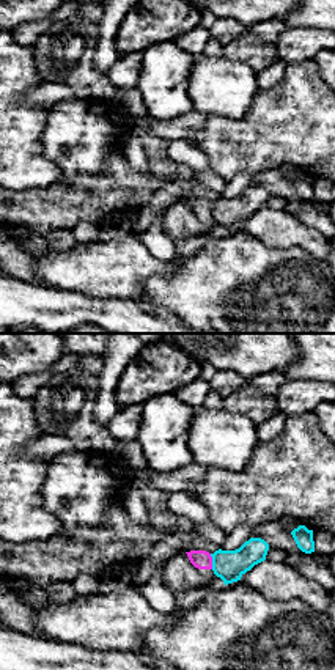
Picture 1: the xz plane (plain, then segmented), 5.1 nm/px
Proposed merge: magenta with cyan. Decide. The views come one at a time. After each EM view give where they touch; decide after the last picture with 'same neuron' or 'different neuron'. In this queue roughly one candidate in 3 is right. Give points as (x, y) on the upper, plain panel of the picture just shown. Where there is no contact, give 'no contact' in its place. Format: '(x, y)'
(211, 209)

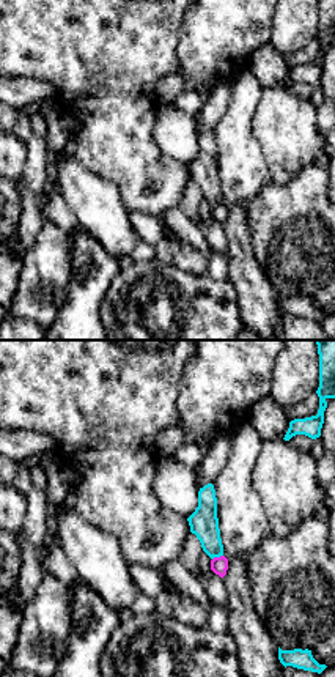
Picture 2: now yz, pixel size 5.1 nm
(217, 205)

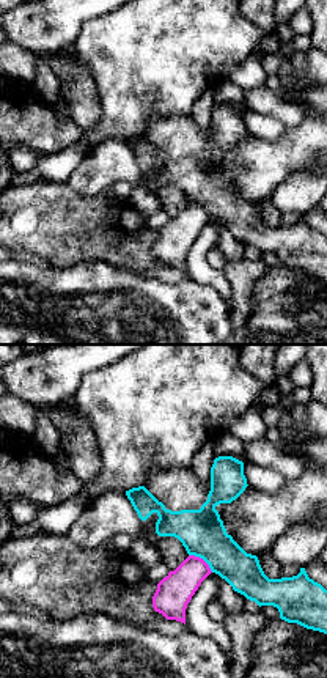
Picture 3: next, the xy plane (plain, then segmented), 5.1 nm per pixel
(202, 206)

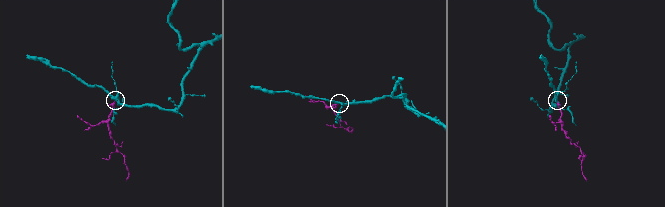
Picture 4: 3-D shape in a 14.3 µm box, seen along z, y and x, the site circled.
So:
different neuron

